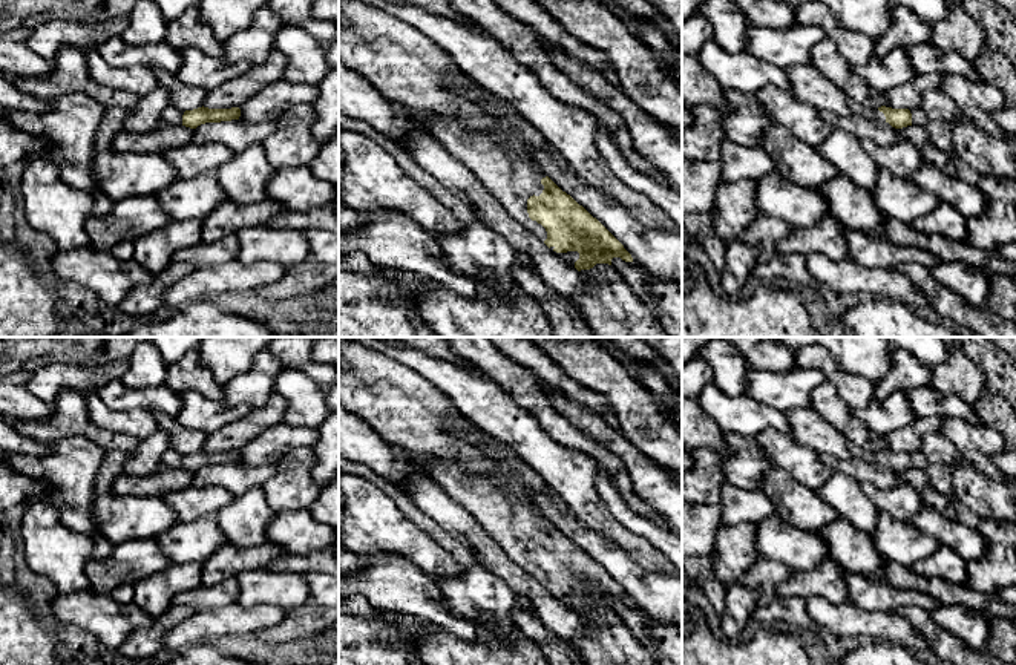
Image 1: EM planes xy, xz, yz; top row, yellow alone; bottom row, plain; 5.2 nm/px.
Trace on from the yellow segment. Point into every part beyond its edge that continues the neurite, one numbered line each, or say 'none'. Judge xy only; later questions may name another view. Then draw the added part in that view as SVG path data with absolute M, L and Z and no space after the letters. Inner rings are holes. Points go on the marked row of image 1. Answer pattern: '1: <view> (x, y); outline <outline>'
1: xy (172, 115); outline M169 106L162 112L162 123L169 126L181 126L184 112L178 107Z

